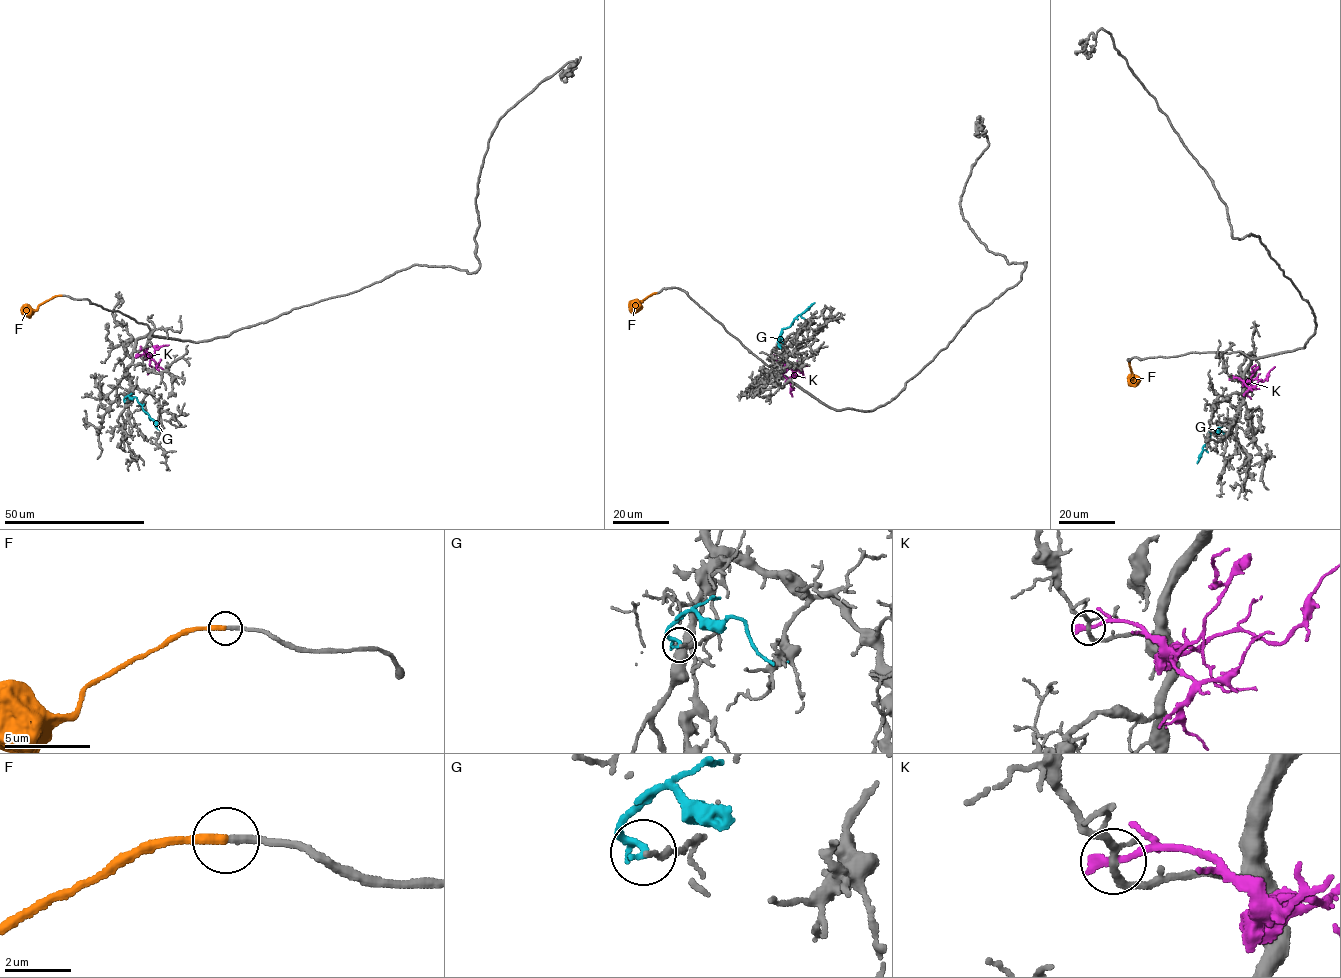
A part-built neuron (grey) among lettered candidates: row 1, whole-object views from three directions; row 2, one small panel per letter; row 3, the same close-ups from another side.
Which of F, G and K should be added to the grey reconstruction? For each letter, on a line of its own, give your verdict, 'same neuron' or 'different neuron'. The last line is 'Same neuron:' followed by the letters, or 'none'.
F: same neuron
G: different neuron
K: different neuron
Same neuron: F

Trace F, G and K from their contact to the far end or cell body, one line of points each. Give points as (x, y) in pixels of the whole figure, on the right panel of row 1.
F: (1129, 359), (1133, 379), (1139, 379)
G: (1224, 435), (1220, 431), (1209, 432), (1197, 463)
K: (1231, 378), (1263, 381), (1274, 367)

